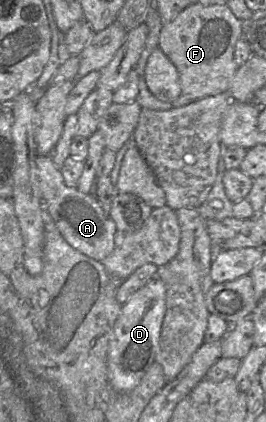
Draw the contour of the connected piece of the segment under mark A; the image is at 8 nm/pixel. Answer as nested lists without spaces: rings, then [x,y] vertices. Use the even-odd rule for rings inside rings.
[[[38,154],[36,157],[37,177],[44,205],[55,222],[63,238],[74,249],[88,257],[102,262],[114,249],[114,237],[117,231],[111,219],[99,201],[91,193],[81,192],[77,186],[69,186],[52,157]]]

